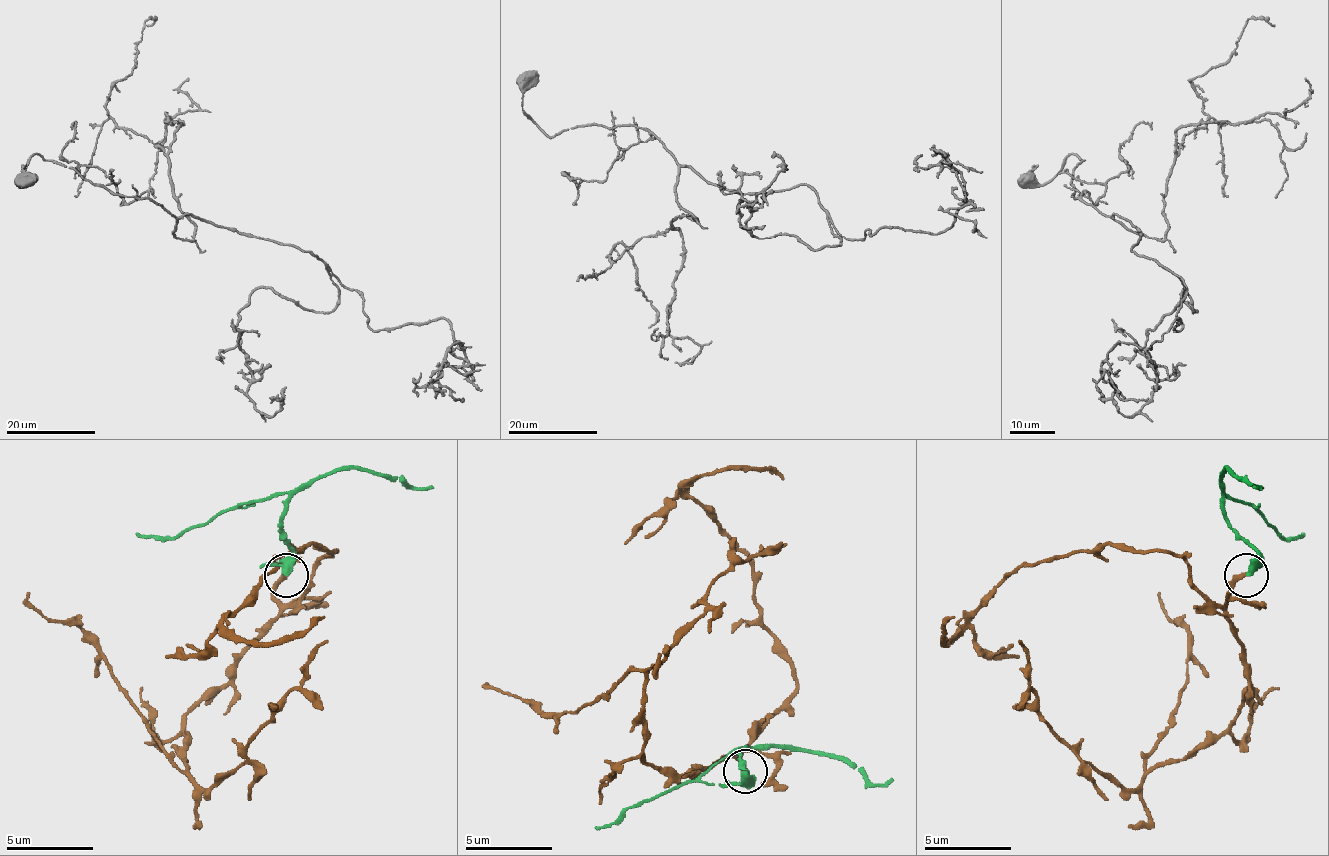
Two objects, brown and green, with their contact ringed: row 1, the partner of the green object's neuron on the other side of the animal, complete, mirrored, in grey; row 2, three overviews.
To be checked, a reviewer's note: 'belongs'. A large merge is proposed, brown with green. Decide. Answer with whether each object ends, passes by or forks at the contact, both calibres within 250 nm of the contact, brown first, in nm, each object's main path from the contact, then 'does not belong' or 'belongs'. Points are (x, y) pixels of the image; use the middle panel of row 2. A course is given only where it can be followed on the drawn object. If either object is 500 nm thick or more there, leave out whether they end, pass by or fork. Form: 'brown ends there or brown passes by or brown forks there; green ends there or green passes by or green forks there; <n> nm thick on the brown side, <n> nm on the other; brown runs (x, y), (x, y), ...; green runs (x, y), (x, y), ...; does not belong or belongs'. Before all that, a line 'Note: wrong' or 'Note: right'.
Note: right
brown ends there; green passes by; 280 nm thick on the brown side, 300 nm on the other; brown runs (744, 772), (735, 759), (739, 750), (688, 772), (643, 759), (643, 676), (735, 563), (788, 545); green runs (744, 772), (753, 781), (744, 750), (735, 750), (596, 828); belongs

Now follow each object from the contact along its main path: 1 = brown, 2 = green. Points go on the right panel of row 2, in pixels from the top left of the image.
1: (1247, 576), (1234, 585), (1225, 615), (1247, 681), (1234, 719), (1134, 790), (1094, 772), (1038, 711), (1020, 641)
2: (1247, 576), (1256, 549), (1225, 520), (1225, 498), (1247, 502), (1281, 536), (1303, 532)

